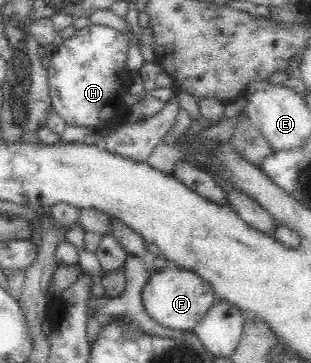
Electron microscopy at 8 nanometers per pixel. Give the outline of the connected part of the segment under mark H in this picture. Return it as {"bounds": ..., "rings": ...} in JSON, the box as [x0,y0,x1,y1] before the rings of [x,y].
{"bounds":[48,22,134,130],"rings":[[[89,22],[57,47],[48,68],[49,97],[52,110],[66,124],[102,130],[127,120],[129,105],[125,96],[134,76],[127,67],[129,44],[126,34]]]}

